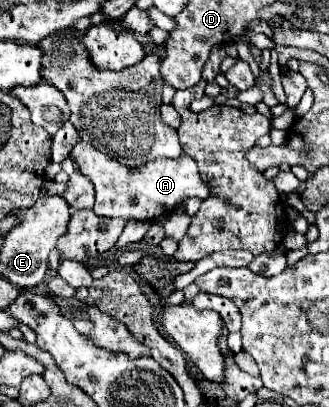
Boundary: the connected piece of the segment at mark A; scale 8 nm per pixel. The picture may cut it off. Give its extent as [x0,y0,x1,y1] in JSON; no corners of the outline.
[72,142,208,220]

